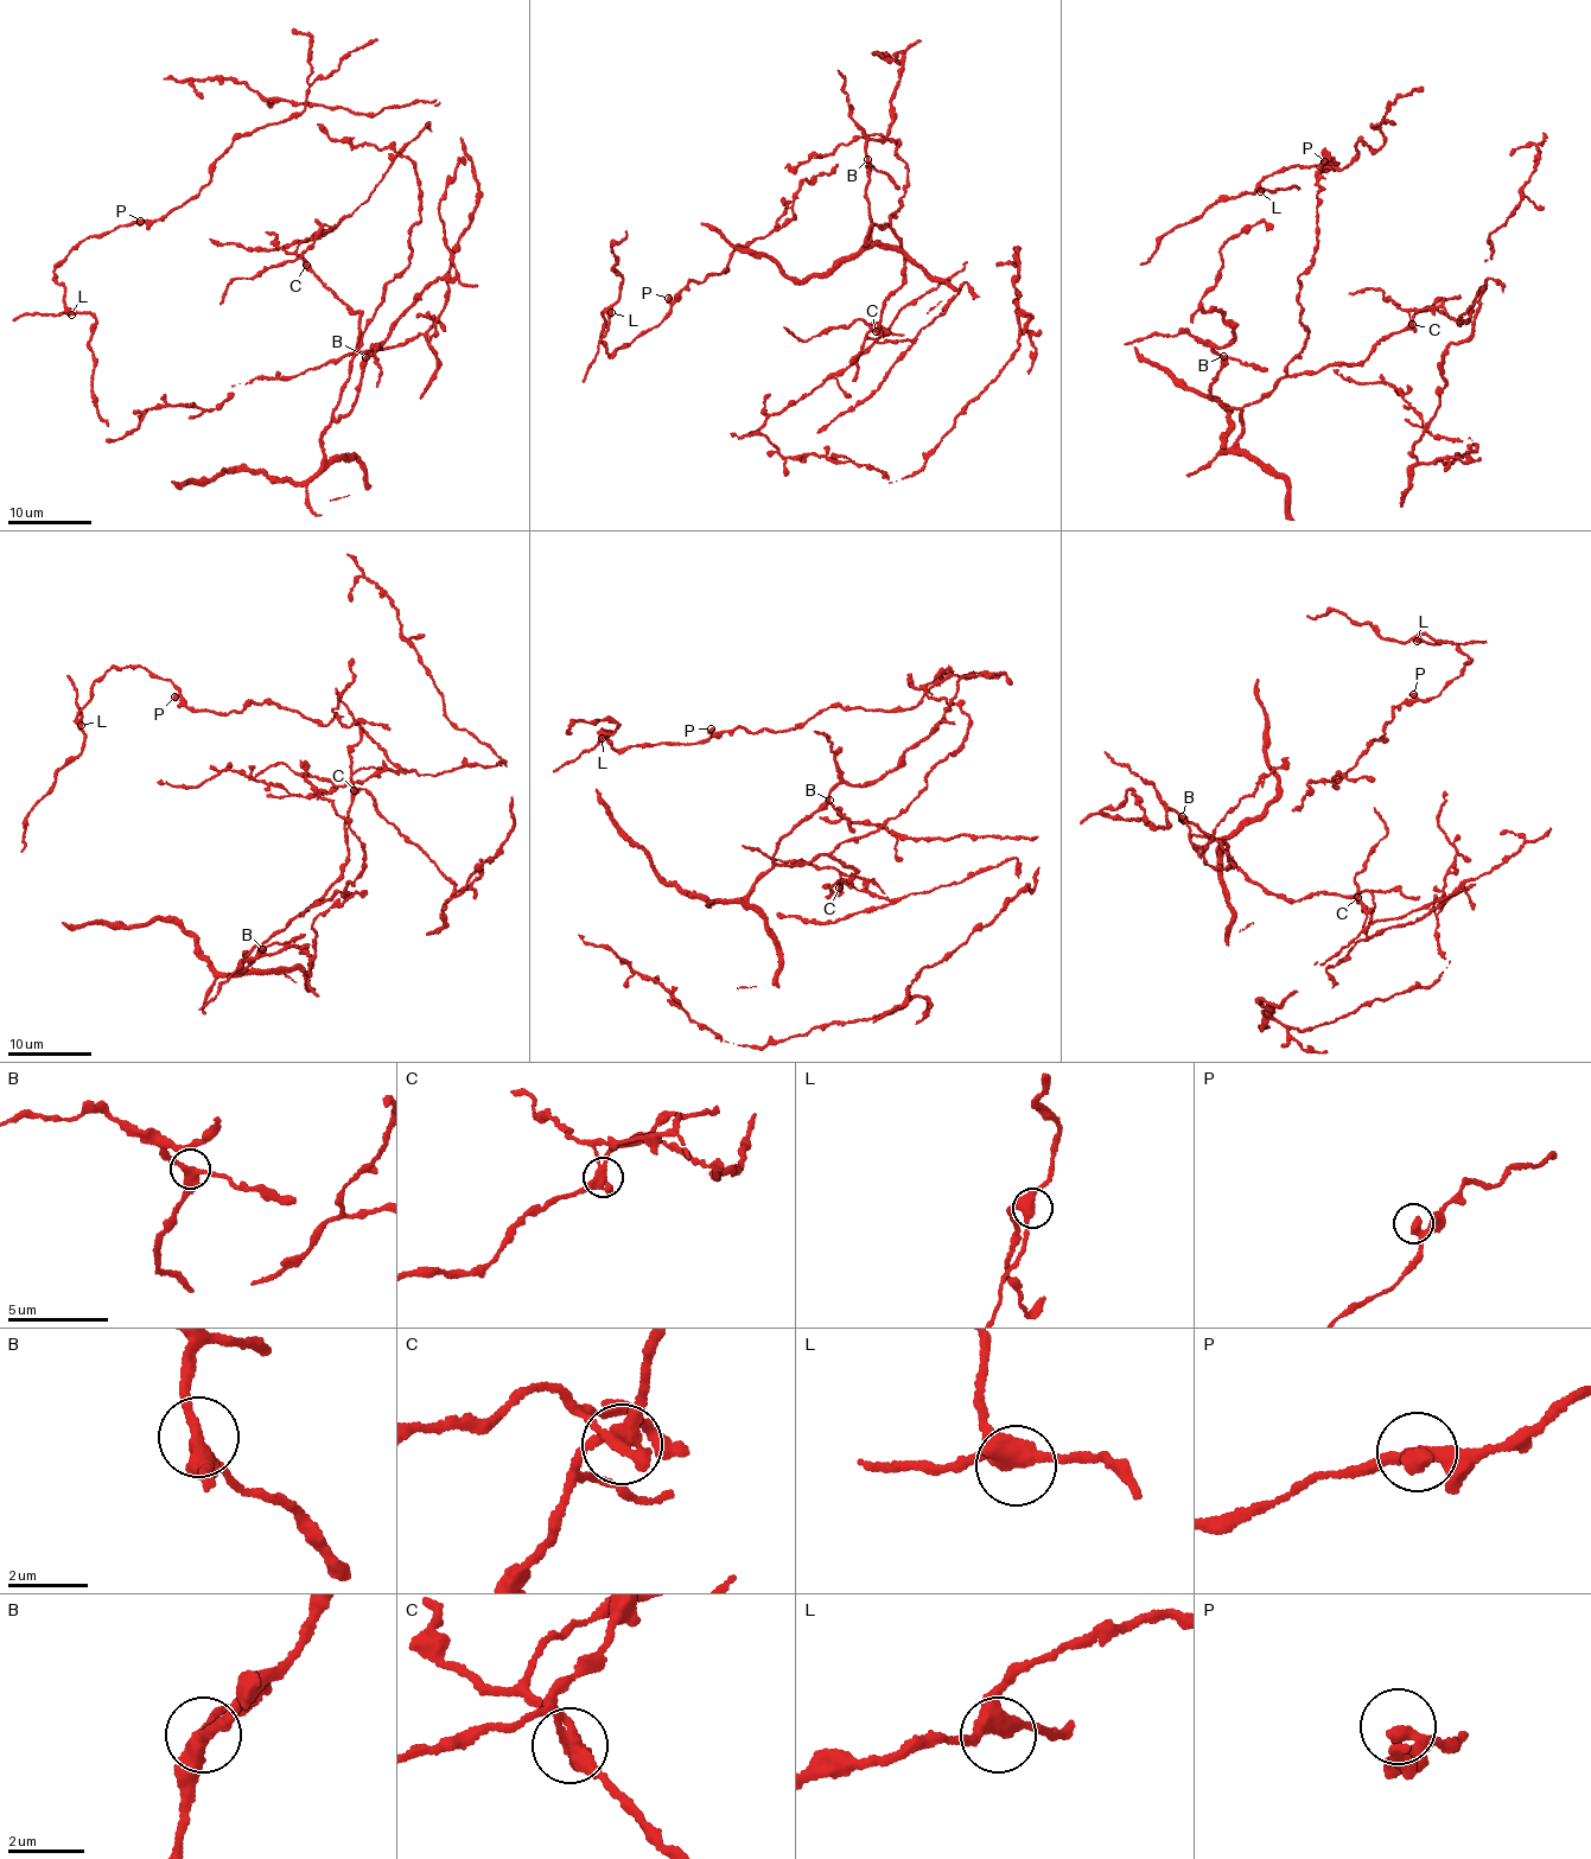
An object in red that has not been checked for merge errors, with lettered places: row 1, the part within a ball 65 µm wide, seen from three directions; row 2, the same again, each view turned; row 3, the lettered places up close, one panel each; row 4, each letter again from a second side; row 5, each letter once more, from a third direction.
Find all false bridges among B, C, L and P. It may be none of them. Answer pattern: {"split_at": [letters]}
{"split_at": ["C"]}

